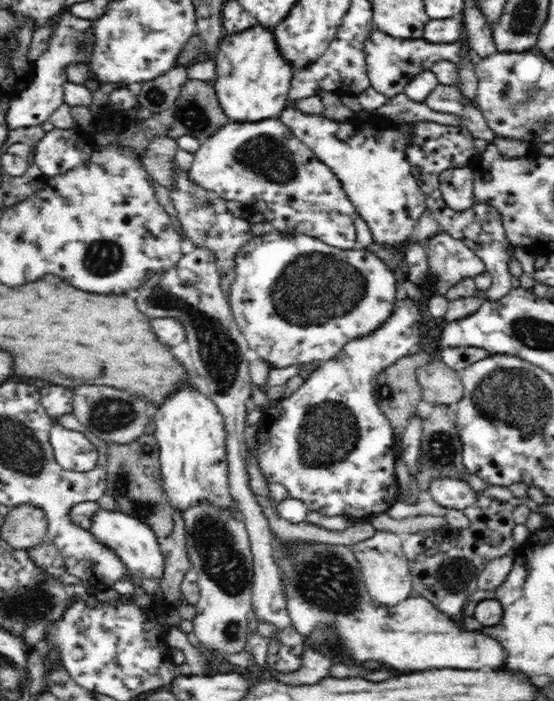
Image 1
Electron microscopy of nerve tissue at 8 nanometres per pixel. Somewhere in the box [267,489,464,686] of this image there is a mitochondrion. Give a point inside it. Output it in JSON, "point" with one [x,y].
{"point":[324,580]}

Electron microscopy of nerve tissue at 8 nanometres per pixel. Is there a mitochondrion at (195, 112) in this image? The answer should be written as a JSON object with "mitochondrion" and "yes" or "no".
{"mitochondrion":"yes"}

